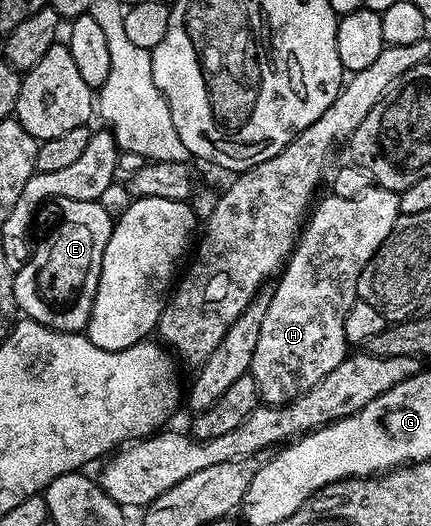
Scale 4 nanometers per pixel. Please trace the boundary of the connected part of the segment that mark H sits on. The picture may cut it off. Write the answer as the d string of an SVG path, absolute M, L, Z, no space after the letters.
M378 186L366 188L353 198L327 194L318 204L319 201L306 217L301 235L278 277L279 285L271 292L269 310L265 310L265 322L261 322L261 335L257 338L257 350L253 350L249 375L257 382L259 399L263 404L285 404L309 390L309 386L317 386L329 370L341 366L343 359L349 355L345 318L356 302L361 270L365 270L381 242L389 238L389 230L393 230L401 215L399 193Z

